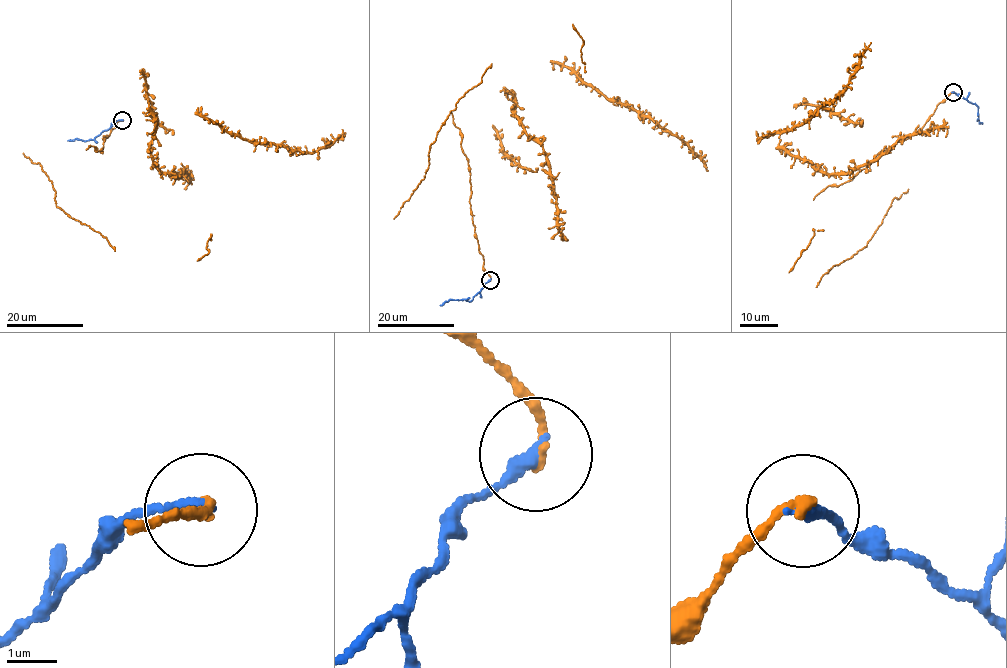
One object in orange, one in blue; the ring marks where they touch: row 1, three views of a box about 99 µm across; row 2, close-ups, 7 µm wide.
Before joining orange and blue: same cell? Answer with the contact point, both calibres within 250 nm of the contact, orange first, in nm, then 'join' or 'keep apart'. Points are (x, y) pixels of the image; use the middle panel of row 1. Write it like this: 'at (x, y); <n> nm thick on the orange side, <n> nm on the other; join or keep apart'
at (490, 280); 200 nm thick on the orange side, 300 nm on the other; join

